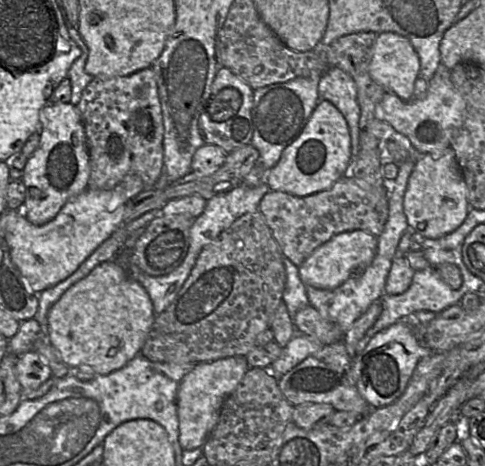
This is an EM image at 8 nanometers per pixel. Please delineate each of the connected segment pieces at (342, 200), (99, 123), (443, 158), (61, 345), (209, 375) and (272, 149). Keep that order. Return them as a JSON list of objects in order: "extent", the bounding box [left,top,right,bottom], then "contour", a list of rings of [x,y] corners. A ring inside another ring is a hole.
[{"extent":[259,175,389,267],"contour":[[[345,175],[331,188],[305,197],[270,190],[262,198],[259,211],[280,246],[283,257],[286,256],[299,267],[317,247],[339,233],[363,230],[378,237],[388,219],[389,198],[384,186],[375,187]]]},{"extent":[76,67,164,190],"contour":[[[152,67],[128,76],[95,76],[76,107],[88,142],[89,188],[113,190],[124,176],[134,173],[142,179],[145,190],[154,189],[164,167],[164,124]]]},{"extent":[404,147,469,238],"contour":[[[449,147],[441,156],[420,155],[409,177],[404,196],[404,213],[409,228],[424,238],[440,238],[464,222],[469,208],[467,185],[454,150]]]},{"extent":[47,259,155,375],"contour":[[[113,259],[94,268],[52,306],[47,339],[68,367],[88,366],[97,375],[106,375],[141,354],[155,315],[145,288]]]},{"extent":[177,356,249,450],"contour":[[[233,356],[209,362],[200,362],[180,381],[177,390],[179,443],[183,450],[203,447],[216,427],[220,410],[227,397],[236,389],[249,369],[245,356]]]},{"extent":[251,74,321,168],"contour":[[[311,74],[308,77],[298,77],[254,90],[251,145],[258,150],[260,155],[258,164],[263,168],[274,167],[285,148],[301,133],[319,103],[318,85],[321,77],[321,74]]]}]

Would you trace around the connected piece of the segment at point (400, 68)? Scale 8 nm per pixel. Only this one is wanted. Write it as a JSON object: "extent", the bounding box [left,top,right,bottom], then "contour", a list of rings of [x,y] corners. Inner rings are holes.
{"extent":[369,32,420,101],"contour":[[[383,32],[377,35],[369,73],[386,93],[409,101],[414,99],[420,59],[409,39],[397,33]]]}

